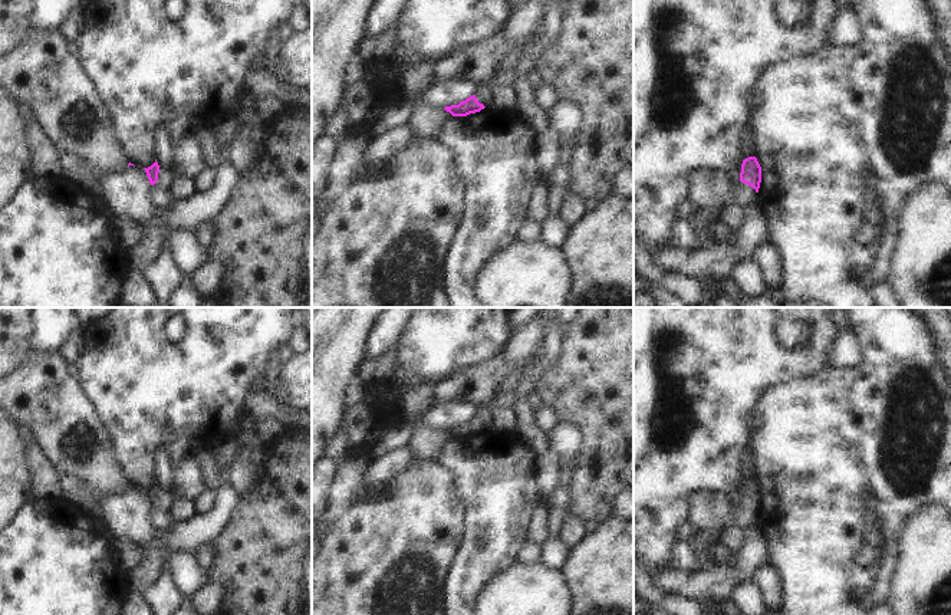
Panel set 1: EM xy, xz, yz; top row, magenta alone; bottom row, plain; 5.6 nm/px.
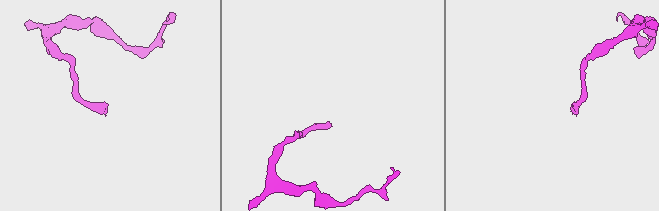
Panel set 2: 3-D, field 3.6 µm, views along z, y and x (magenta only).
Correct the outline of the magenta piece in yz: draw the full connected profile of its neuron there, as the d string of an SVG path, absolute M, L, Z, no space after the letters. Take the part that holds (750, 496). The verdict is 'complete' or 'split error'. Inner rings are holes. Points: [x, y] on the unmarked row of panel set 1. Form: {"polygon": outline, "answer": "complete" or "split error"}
{"polygon": "M748 478L741 486L740 501L731 507L725 526L720 530L720 539L731 529L748 529L757 526L757 514L761 504L761 489L756 478Z", "answer": "split error"}

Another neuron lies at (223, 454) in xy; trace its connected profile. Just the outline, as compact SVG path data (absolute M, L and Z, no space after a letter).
M221 441L210 454L221 470L233 461L236 453L236 441Z

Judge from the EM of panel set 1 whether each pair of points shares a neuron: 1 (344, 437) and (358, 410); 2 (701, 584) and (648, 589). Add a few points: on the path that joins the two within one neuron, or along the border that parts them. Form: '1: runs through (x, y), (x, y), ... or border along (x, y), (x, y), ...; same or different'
1: runs through (351, 430), (354, 417); same
2: border along (650, 575), (650, 581), (655, 588), (687, 597); different

